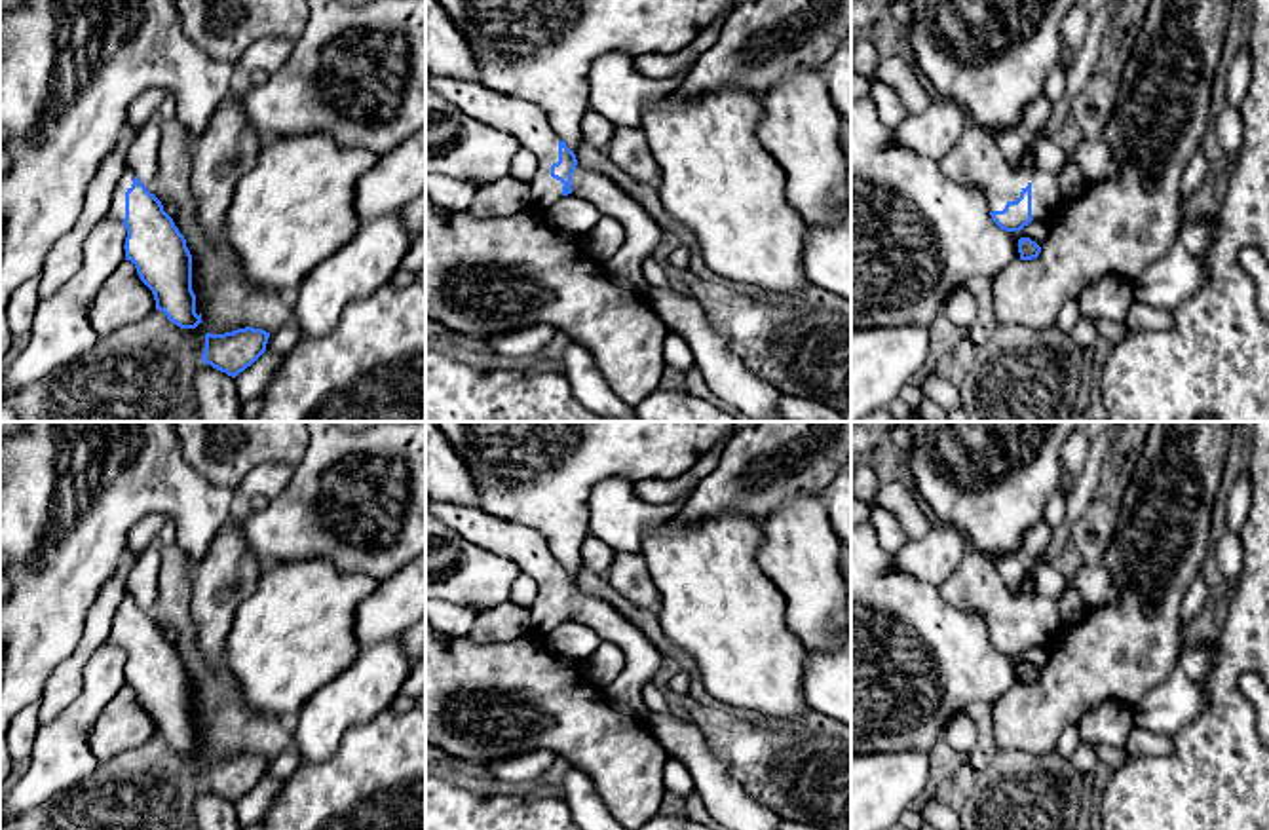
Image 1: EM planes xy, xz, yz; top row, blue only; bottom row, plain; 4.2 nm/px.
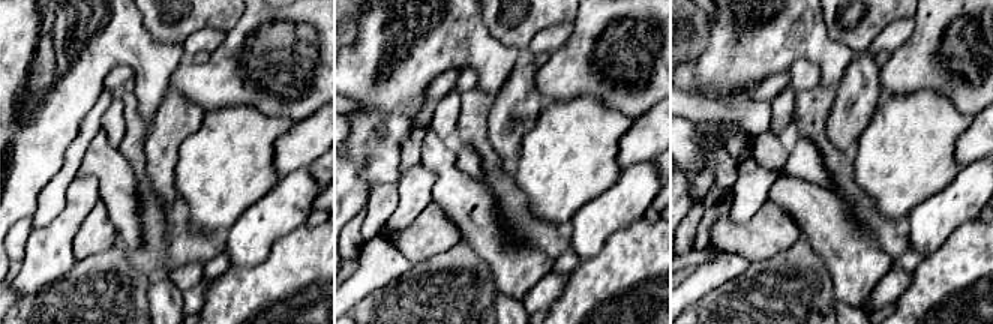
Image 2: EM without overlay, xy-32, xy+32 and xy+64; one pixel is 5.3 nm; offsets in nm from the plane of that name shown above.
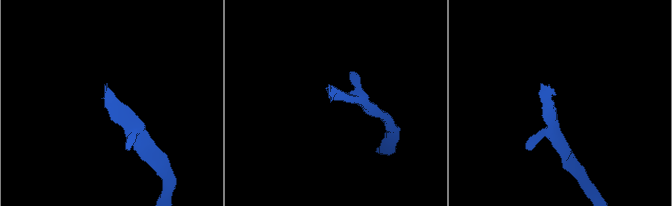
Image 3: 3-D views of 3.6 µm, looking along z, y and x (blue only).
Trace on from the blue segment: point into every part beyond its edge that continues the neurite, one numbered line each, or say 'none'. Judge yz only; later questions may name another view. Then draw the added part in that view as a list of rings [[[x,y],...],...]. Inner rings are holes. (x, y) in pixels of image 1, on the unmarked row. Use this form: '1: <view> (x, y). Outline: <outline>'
1: yz (975, 585). Outline: [[[965,551],[938,591],[952,606],[982,615],[990,638],[1003,636],[1009,627],[1016,627],[1028,610],[1033,646],[1051,646],[1062,631],[1056,600],[1041,594],[1013,596],[999,577],[995,560],[976,551]]]

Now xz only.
1: xz (525, 546). Outline: [[[429,500],[426,509],[469,543],[515,562],[522,574],[538,583],[538,596],[530,606],[532,631],[545,636],[562,623],[562,608],[551,602],[559,587],[559,562],[551,555],[541,532],[488,515],[481,507]]]

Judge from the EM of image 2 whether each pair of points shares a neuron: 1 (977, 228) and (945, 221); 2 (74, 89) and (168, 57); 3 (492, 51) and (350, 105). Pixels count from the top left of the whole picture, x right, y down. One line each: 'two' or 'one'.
1: two
2: one
3: two

